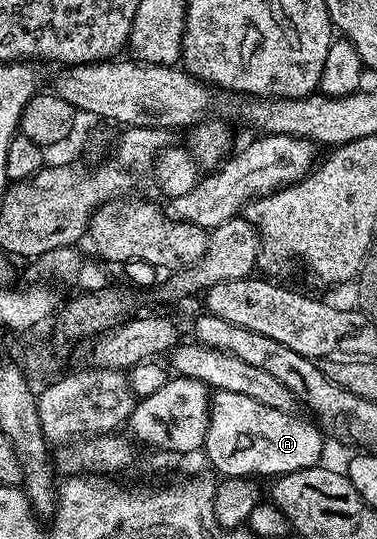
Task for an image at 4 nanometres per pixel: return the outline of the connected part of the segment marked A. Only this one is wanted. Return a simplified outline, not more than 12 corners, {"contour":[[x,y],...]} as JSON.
{"contour":[[219,390],[204,455],[226,478],[323,461],[323,431]]}

